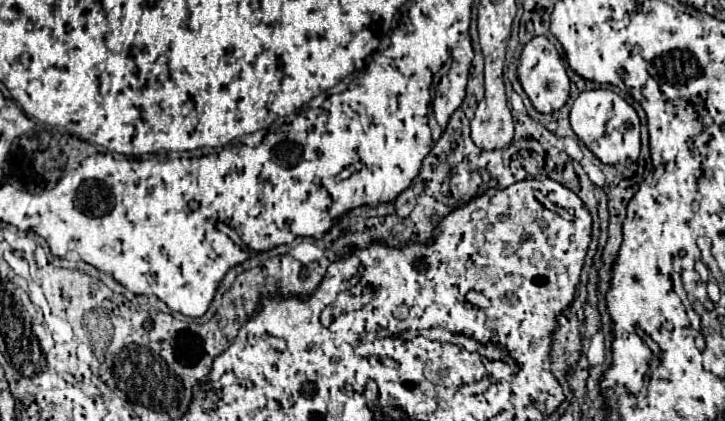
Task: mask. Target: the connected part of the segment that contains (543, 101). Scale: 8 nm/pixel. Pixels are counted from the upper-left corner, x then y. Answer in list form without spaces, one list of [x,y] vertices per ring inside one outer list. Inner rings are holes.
[[[533,37],[525,47],[523,53],[519,57],[519,83],[523,87],[523,91],[527,93],[527,97],[531,99],[533,107],[539,113],[553,113],[557,109],[561,109],[569,97],[569,89],[567,89],[567,71],[563,67],[563,61],[555,49],[555,45],[547,39],[547,37]]]

